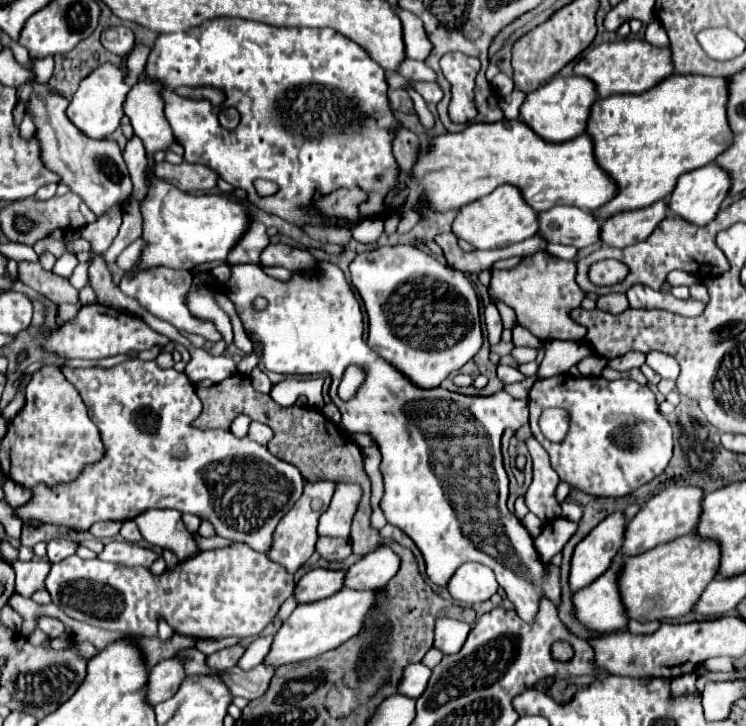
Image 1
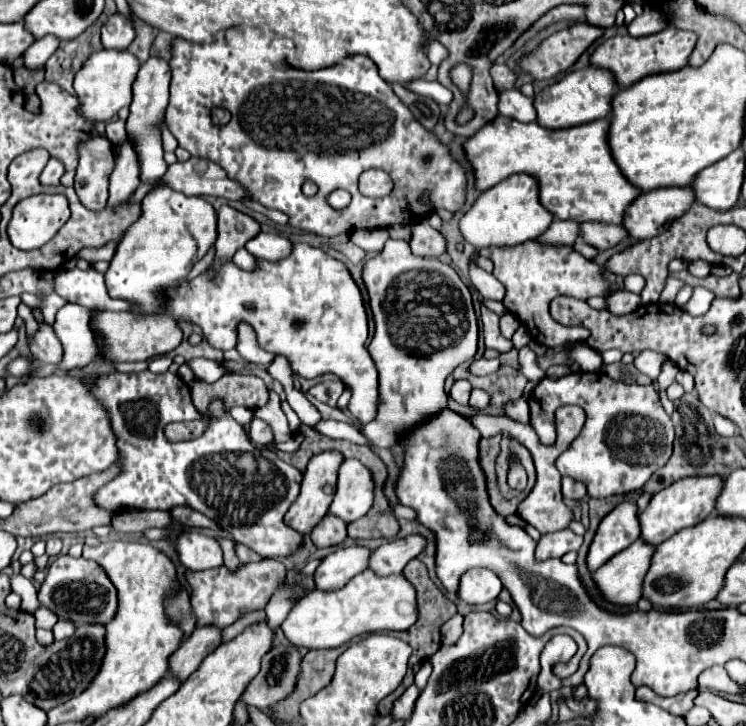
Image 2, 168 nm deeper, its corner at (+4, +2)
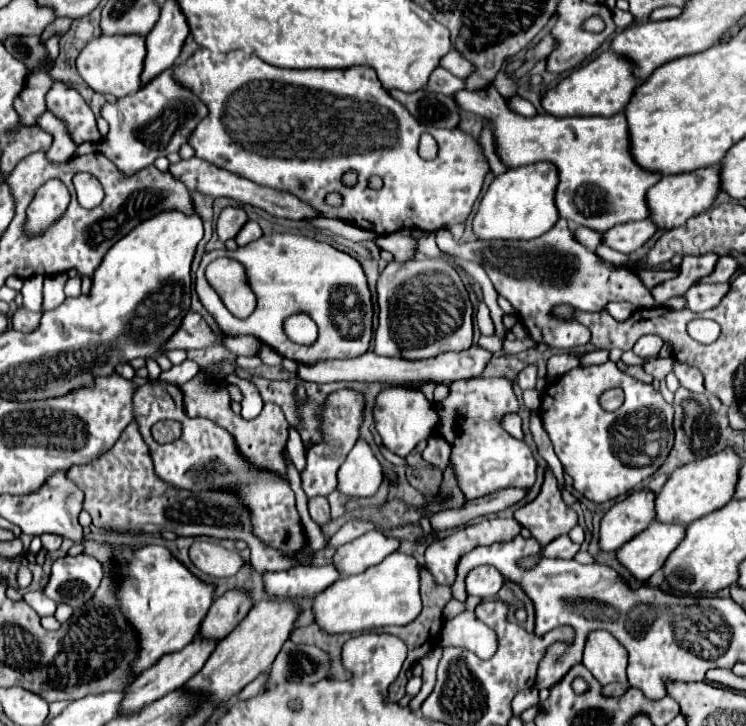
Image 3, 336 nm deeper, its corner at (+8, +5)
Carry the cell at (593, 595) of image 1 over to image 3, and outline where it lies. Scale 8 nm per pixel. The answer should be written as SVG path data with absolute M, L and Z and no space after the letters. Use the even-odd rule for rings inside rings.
M652 522L618 550L618 560L638 578L638 582L646 582L662 568L666 556L682 542L682 536L686 536L686 526L682 524Z

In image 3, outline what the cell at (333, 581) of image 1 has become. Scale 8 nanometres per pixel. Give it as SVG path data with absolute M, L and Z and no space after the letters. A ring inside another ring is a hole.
M378 530L366 532L364 536L340 546L334 556L336 568L350 576L350 574L360 574L366 568L380 564L388 554L396 552L400 546L400 540L388 538Z

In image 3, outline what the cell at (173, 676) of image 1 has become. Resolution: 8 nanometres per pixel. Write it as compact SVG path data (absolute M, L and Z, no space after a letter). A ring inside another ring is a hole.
M228 590L212 604L208 616L200 626L200 636L222 640L238 626L238 622L246 618L250 608L252 608L252 598L248 592Z

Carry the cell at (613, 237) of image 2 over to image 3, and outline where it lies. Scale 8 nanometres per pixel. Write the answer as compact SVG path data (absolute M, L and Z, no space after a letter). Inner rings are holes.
M642 220L642 222L630 222L616 226L608 232L604 232L604 244L620 250L624 254L630 254L638 248L642 248L660 228L652 220Z

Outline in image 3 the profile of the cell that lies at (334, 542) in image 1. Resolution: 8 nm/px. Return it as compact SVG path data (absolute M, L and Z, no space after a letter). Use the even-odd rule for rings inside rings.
M316 496L314 500L308 500L308 510L310 510L310 516L316 524L324 526L330 522L330 506L324 496Z

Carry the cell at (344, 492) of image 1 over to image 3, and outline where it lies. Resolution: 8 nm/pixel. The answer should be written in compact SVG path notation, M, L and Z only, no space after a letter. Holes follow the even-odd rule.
M360 438L338 472L338 490L348 498L374 496L382 482L382 466L370 444Z

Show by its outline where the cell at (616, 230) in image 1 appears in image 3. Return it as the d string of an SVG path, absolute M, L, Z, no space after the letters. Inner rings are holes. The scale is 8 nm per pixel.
M706 166L706 168L698 168L694 172L686 172L686 174L664 176L646 194L646 200L650 202L648 208L652 212L650 218L660 228L666 228L666 230L682 226L682 224L686 224L688 218L710 210L710 206L714 204L714 200L720 192L722 192L722 180L720 180L720 168L718 166Z

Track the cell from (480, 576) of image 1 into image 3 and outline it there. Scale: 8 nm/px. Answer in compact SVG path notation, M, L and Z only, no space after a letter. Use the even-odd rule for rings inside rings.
M478 566L466 578L468 594L480 596L482 600L494 598L498 594L498 590L502 588L502 584L504 584L502 574L492 566Z

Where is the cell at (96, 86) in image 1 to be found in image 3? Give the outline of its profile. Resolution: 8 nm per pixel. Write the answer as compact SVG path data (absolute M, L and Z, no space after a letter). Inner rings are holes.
M100 36L90 40L84 50L80 52L76 66L84 82L100 94L112 94L116 98L134 94L140 90L140 74L144 68L146 58L146 44L142 36Z

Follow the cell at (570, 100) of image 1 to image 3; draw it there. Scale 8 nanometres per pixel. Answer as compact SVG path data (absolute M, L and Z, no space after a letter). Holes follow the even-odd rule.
M602 52L588 64L576 68L572 76L564 78L558 86L550 88L544 98L542 106L552 116L614 116L626 108L630 102L638 80L630 72L630 60L622 60L622 56L614 56L614 52Z

